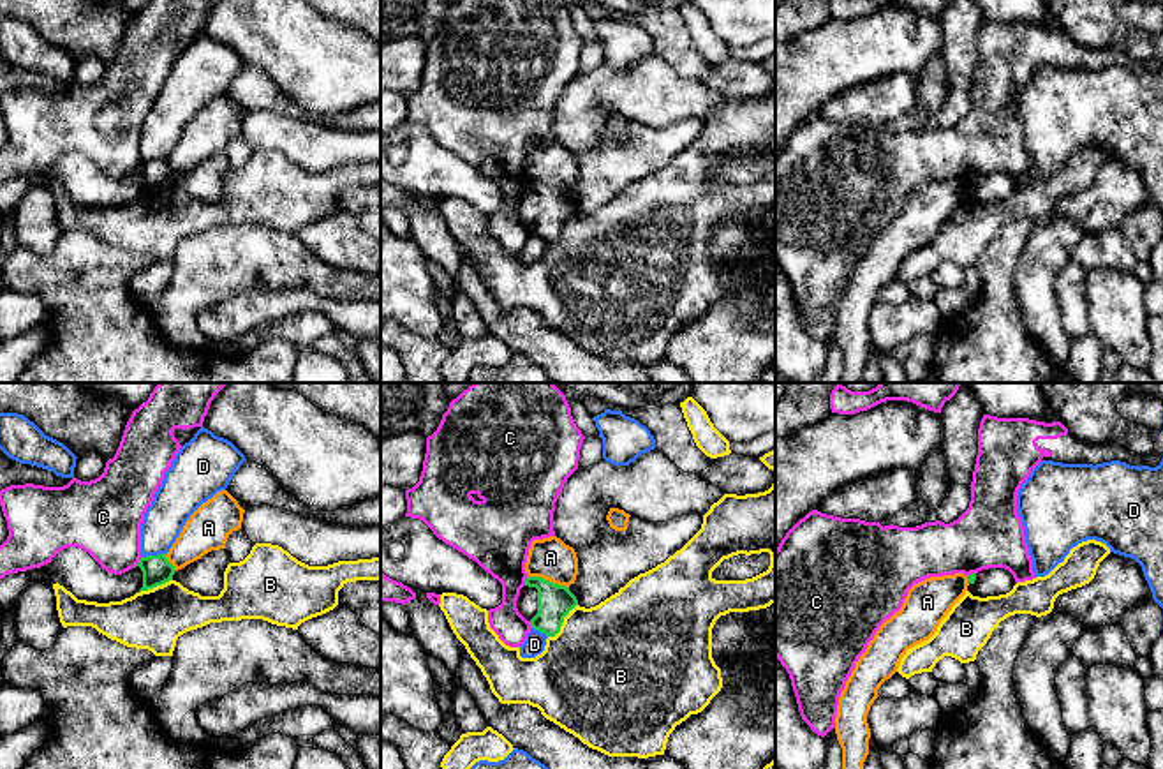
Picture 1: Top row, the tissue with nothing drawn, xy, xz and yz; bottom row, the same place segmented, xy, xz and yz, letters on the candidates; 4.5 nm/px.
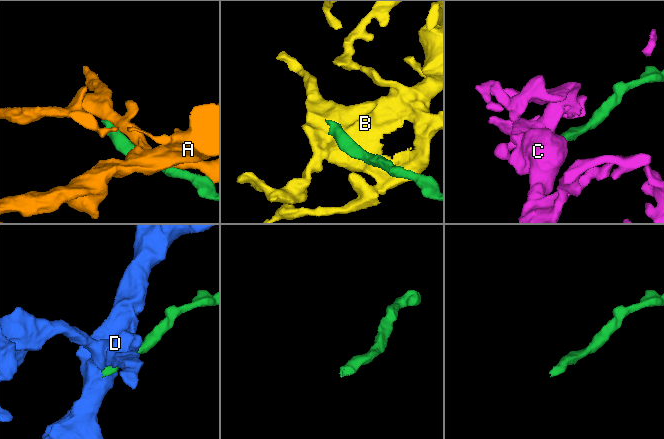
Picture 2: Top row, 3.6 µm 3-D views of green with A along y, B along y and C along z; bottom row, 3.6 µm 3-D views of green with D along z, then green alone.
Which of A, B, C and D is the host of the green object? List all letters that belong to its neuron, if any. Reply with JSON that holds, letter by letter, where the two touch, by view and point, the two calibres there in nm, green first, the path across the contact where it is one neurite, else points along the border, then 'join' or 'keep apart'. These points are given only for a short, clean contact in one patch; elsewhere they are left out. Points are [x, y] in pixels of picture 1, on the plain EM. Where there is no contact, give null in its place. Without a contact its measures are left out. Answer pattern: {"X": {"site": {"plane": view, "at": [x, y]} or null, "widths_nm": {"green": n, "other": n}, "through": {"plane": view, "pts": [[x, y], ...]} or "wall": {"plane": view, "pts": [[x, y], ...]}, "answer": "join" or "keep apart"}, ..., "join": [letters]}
{"A": {"site": {"plane": "xz", "at": [548, 186]}, "widths_nm": {"green": 160, "other": 190}, "answer": "keep apart"}, "B": {"site": {"plane": "xz", "at": [562, 226]}, "widths_nm": {"green": 160, "other": 480}, "answer": "keep apart"}, "C": {"site": {"plane": "xy", "at": [140, 166]}, "widths_nm": {"green": 140, "other": 340}, "wall": {"plane": "xy", "pts": [[141, 161], [133, 171]]}, "answer": "keep apart"}, "D": {"site": {"plane": "xy", "at": [154, 161]}, "widths_nm": {"green": 140, "other": 190}, "answer": "keep apart"}, "join": []}

